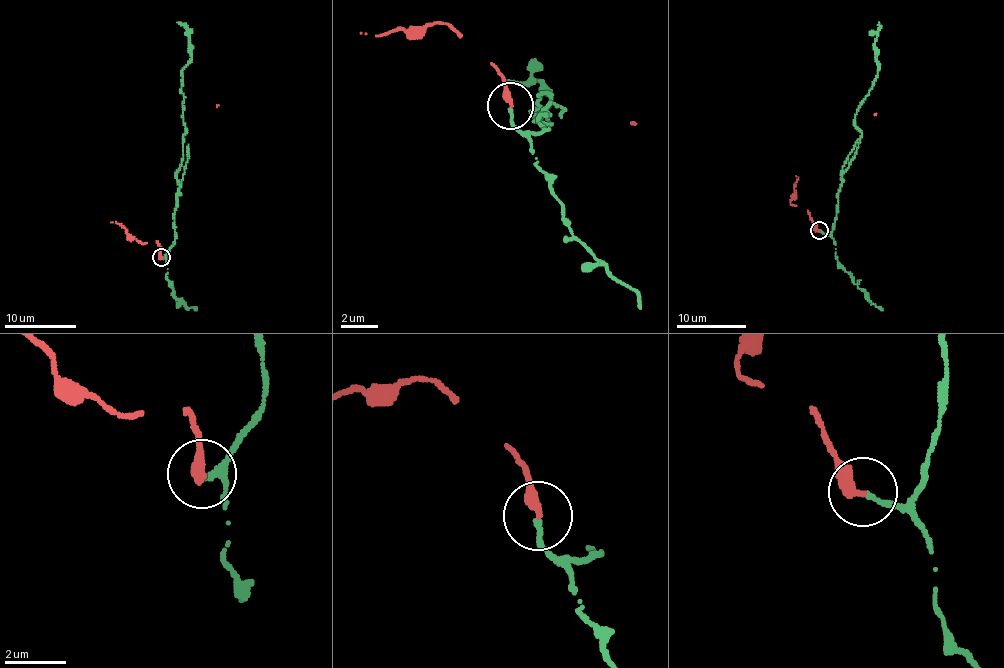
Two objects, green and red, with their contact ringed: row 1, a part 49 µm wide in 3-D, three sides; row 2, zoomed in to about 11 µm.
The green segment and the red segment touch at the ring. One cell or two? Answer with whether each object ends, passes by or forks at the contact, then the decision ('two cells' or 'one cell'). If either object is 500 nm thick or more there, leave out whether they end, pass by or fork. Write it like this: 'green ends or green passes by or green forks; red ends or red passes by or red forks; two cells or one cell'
green ends; red ends; one cell

